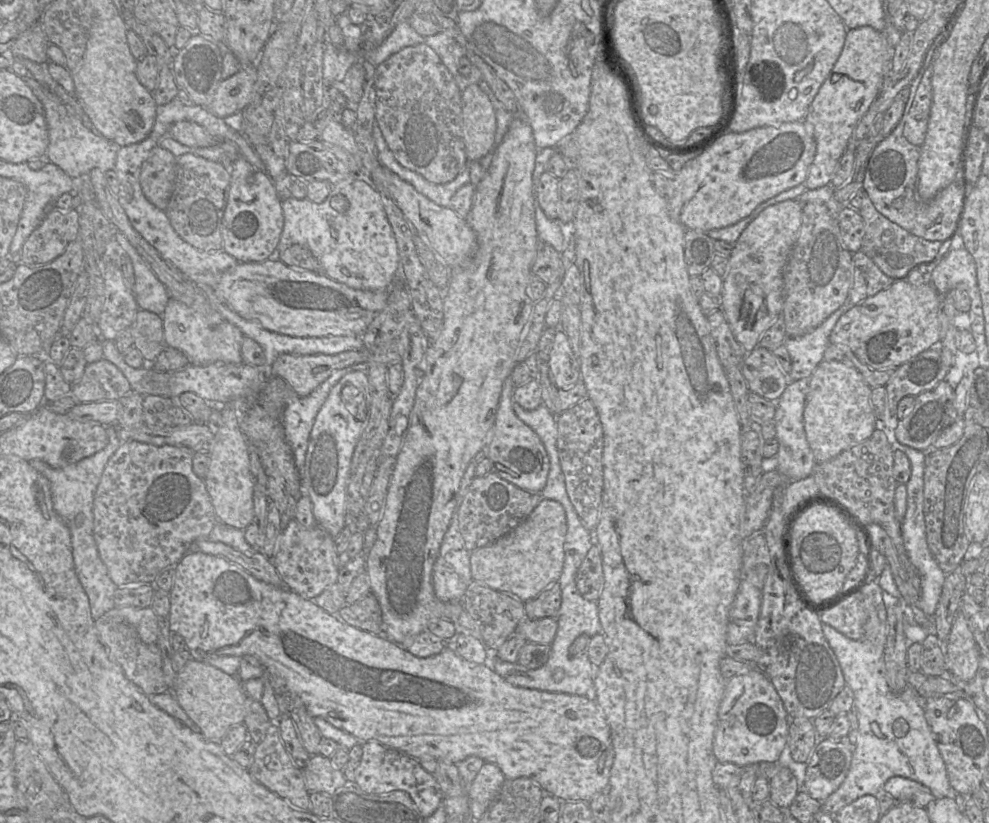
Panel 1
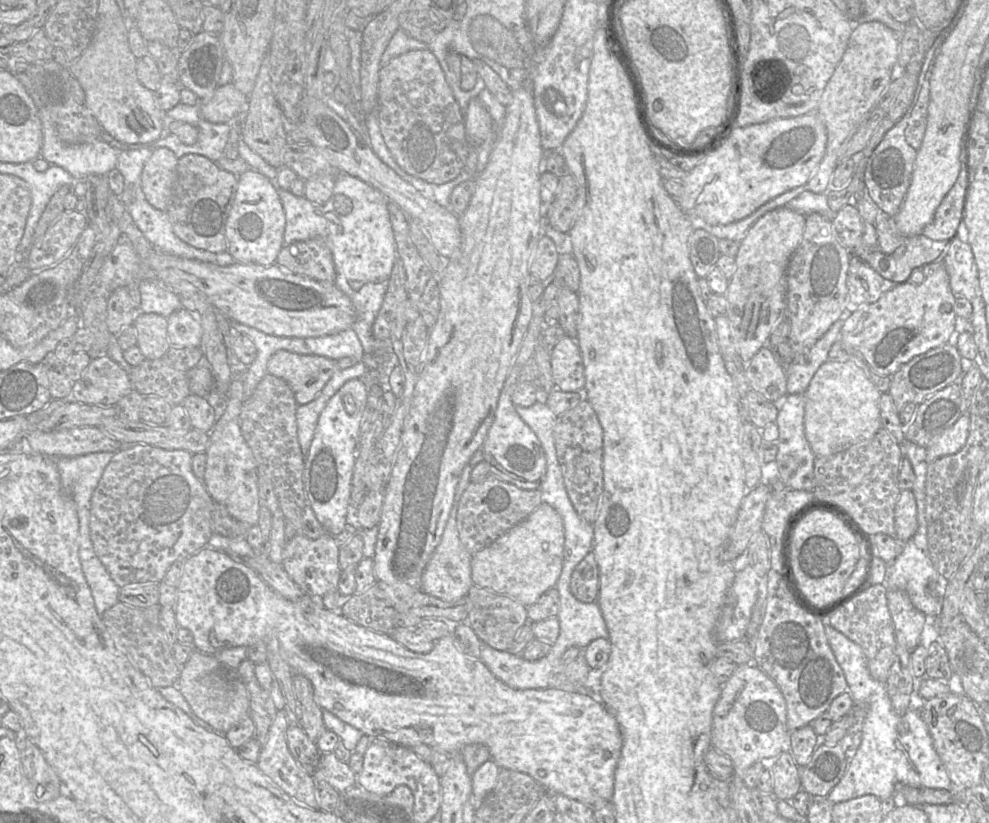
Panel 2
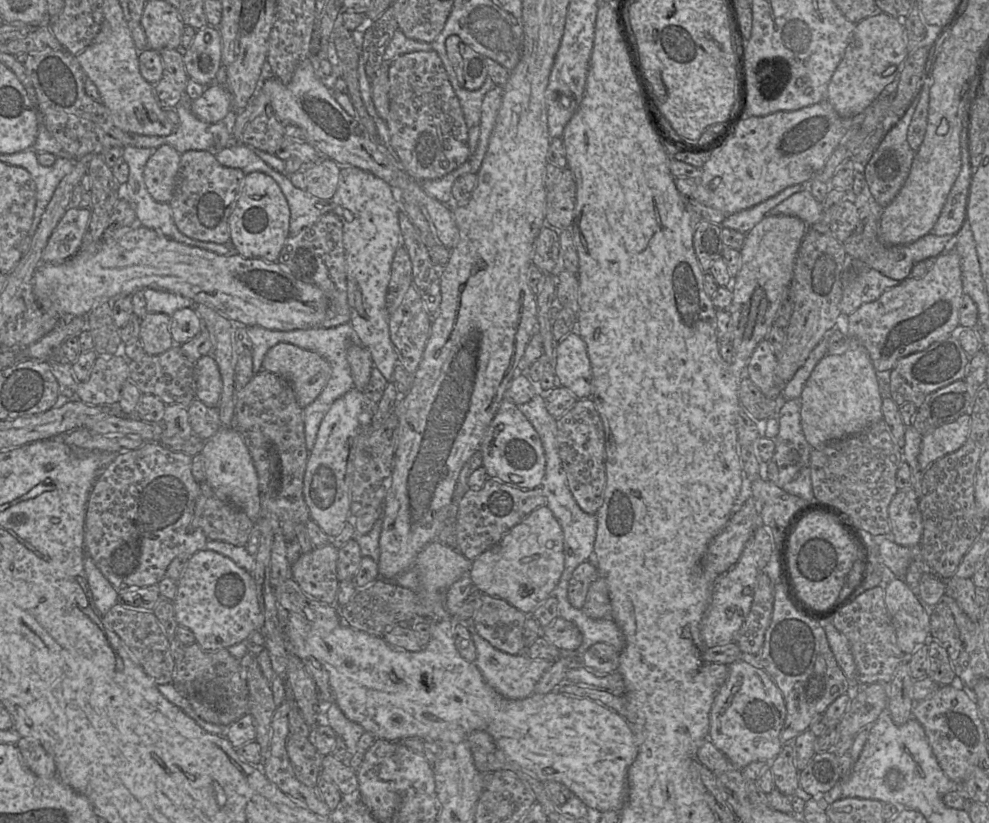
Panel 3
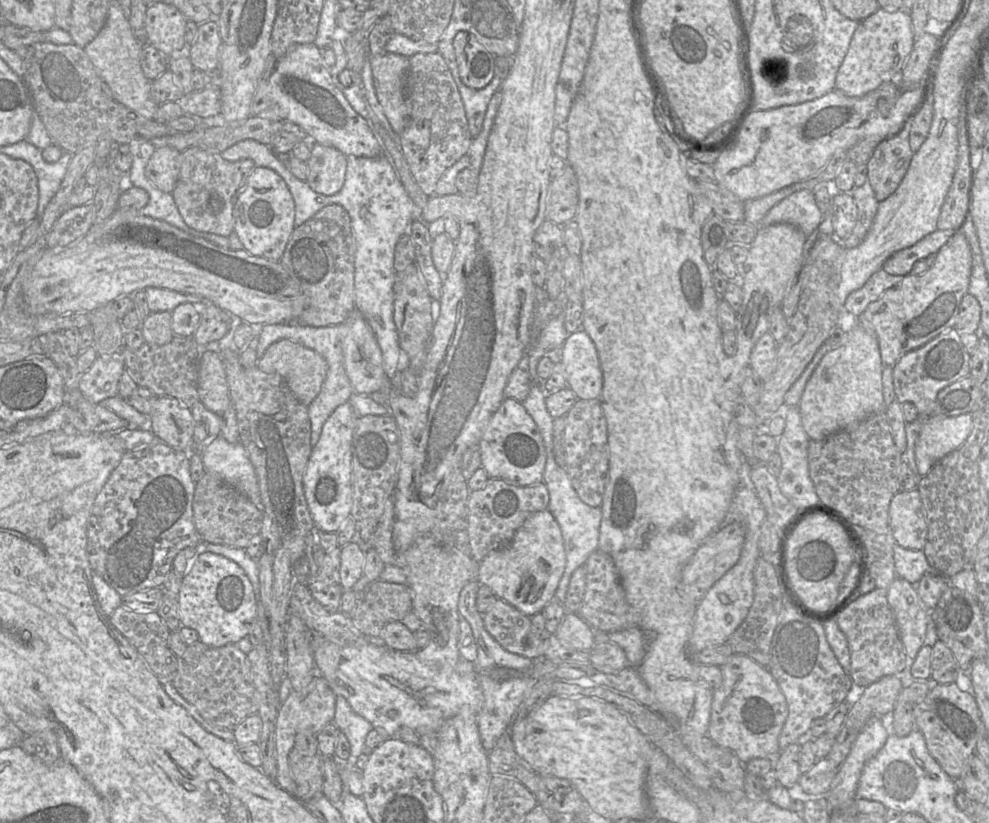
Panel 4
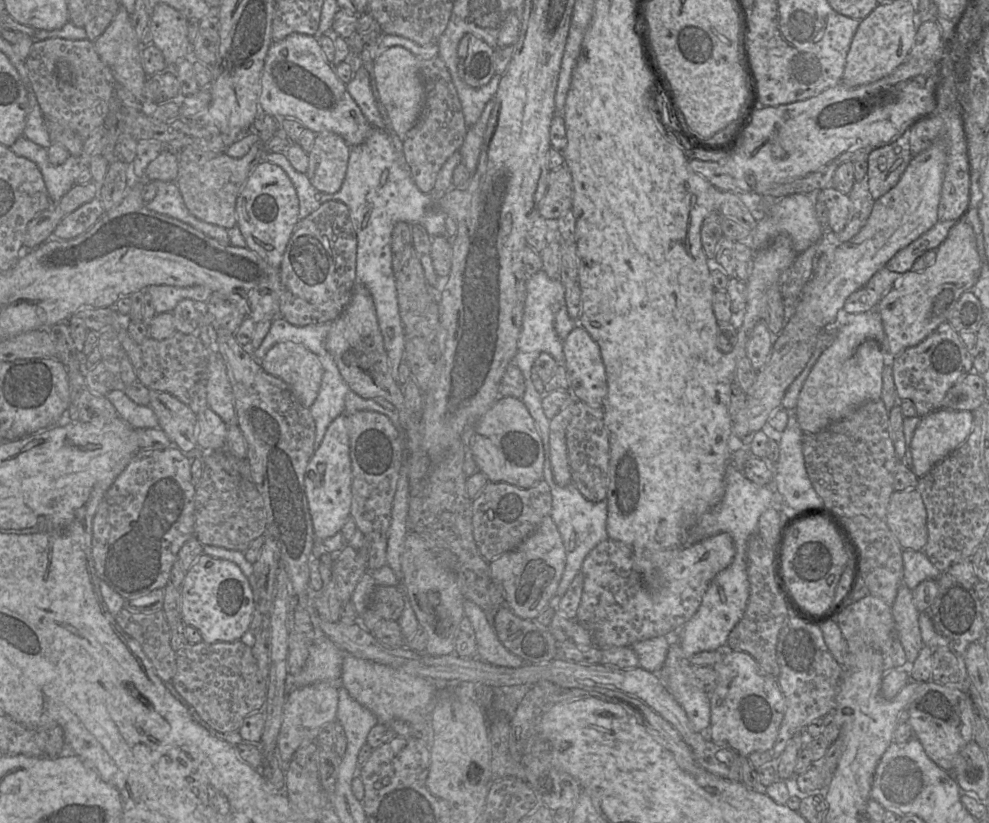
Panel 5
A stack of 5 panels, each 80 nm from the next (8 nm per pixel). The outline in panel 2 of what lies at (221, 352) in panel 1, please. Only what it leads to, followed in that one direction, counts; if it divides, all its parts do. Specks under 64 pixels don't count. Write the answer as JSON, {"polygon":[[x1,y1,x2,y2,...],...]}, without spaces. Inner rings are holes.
{"polygon":[[184,307,174,311,167,317,167,336,174,347,200,347,202,327,190,311]]}

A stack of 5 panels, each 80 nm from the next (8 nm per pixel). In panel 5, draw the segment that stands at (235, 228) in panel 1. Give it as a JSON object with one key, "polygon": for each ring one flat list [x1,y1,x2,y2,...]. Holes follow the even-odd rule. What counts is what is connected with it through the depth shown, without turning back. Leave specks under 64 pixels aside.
{"polygon":[[261,161,249,175,236,201,237,226,247,248,280,269,290,237,298,223,299,199,287,173,278,165]]}

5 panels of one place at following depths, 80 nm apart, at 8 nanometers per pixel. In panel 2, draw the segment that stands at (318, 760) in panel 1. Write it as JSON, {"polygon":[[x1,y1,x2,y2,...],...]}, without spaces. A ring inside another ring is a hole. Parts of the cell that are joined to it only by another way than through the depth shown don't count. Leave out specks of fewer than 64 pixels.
{"polygon":[[333,752,320,756,318,766,312,777,316,783,326,782,339,793,355,786,358,781,348,763,340,761]]}

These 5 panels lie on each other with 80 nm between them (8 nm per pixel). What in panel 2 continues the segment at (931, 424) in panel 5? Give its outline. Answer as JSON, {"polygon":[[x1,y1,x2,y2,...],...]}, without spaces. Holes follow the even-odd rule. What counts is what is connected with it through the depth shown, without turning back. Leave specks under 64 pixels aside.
{"polygon":[[964,413,949,428,947,428,929,447,927,447,925,461,927,464,934,460,957,453,966,443,969,433,970,418]]}

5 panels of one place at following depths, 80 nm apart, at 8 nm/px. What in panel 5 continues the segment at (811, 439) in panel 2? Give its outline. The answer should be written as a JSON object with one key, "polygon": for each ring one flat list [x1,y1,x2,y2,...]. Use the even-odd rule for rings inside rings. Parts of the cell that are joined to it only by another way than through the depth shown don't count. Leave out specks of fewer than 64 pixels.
{"polygon":[[877,309,850,314,834,343,824,350,799,394,795,409,803,433,819,433,868,401,881,399,884,366,892,364,881,316]]}

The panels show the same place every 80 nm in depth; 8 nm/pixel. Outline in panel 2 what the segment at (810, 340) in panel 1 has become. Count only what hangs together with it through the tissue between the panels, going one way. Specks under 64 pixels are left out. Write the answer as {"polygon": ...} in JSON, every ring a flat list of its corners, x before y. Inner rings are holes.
{"polygon":[[845,309,840,318,814,344,809,352,796,354,786,370,787,394,805,394,817,369,829,358,833,343,840,338,844,321,852,312]]}

